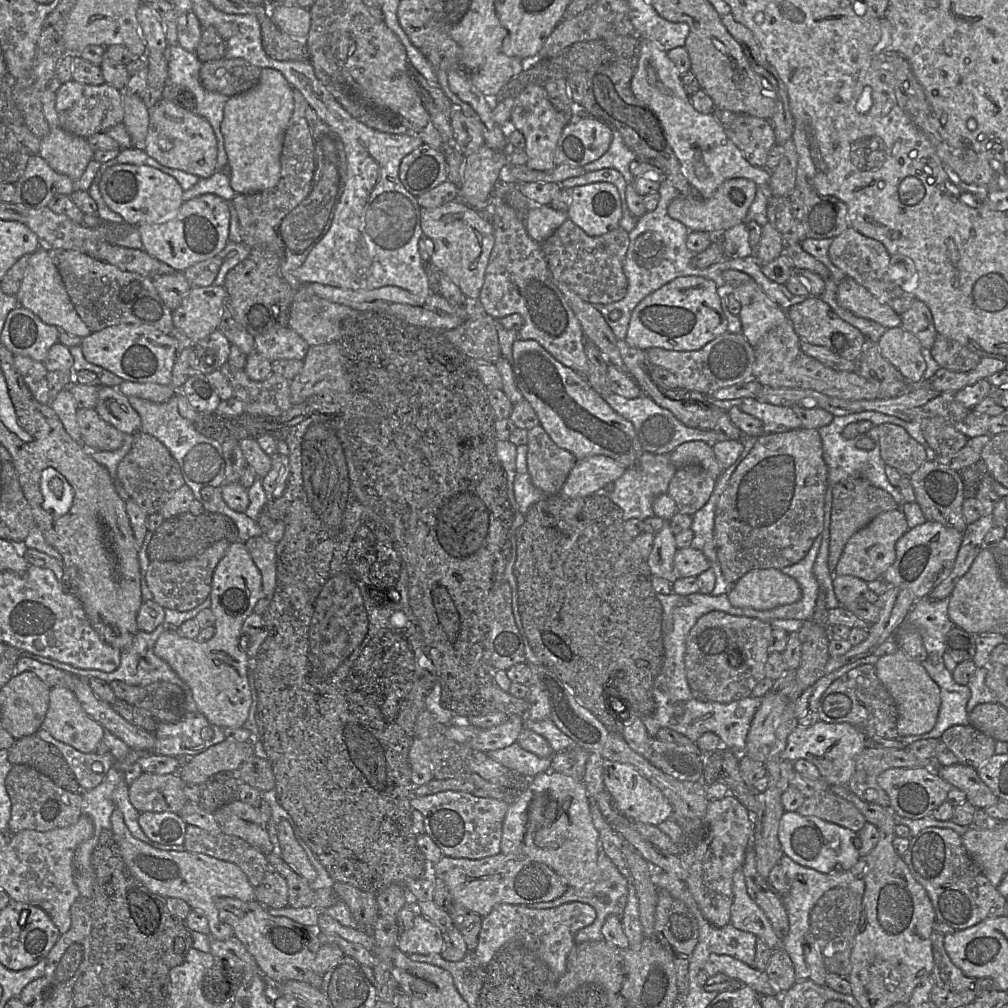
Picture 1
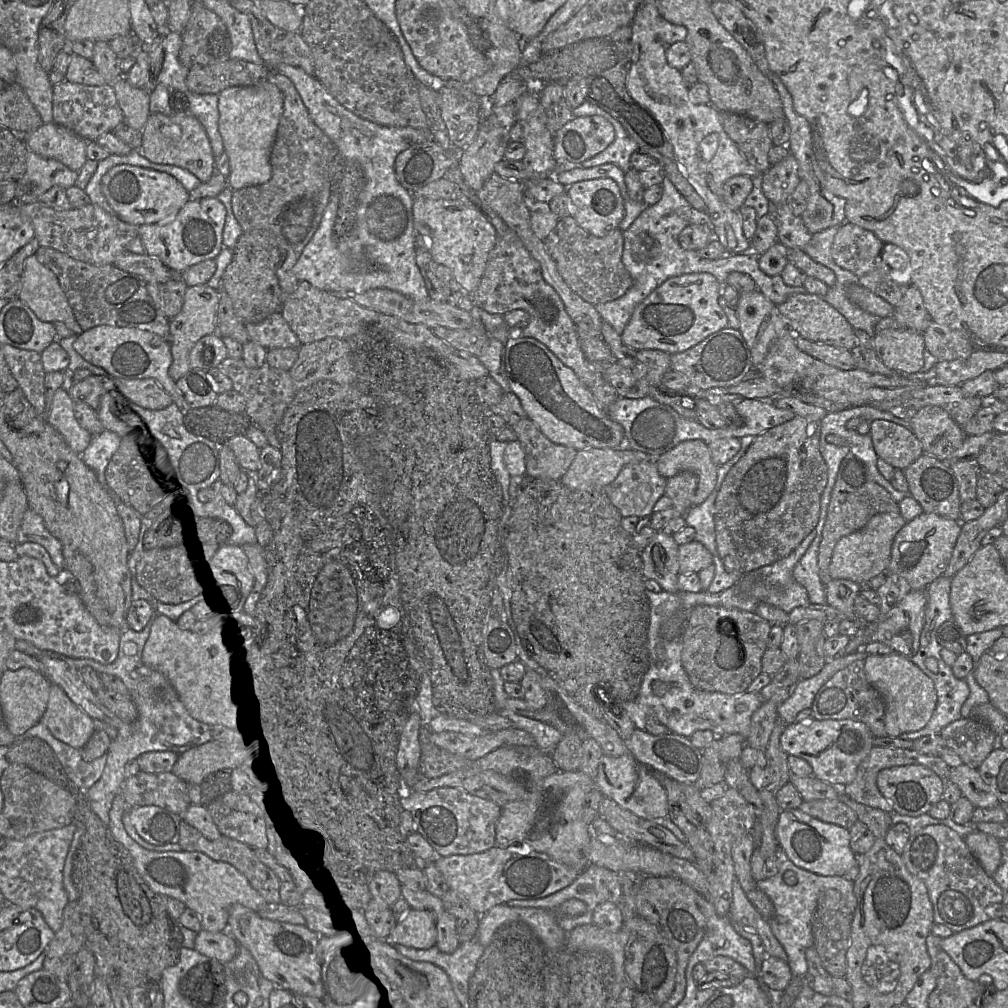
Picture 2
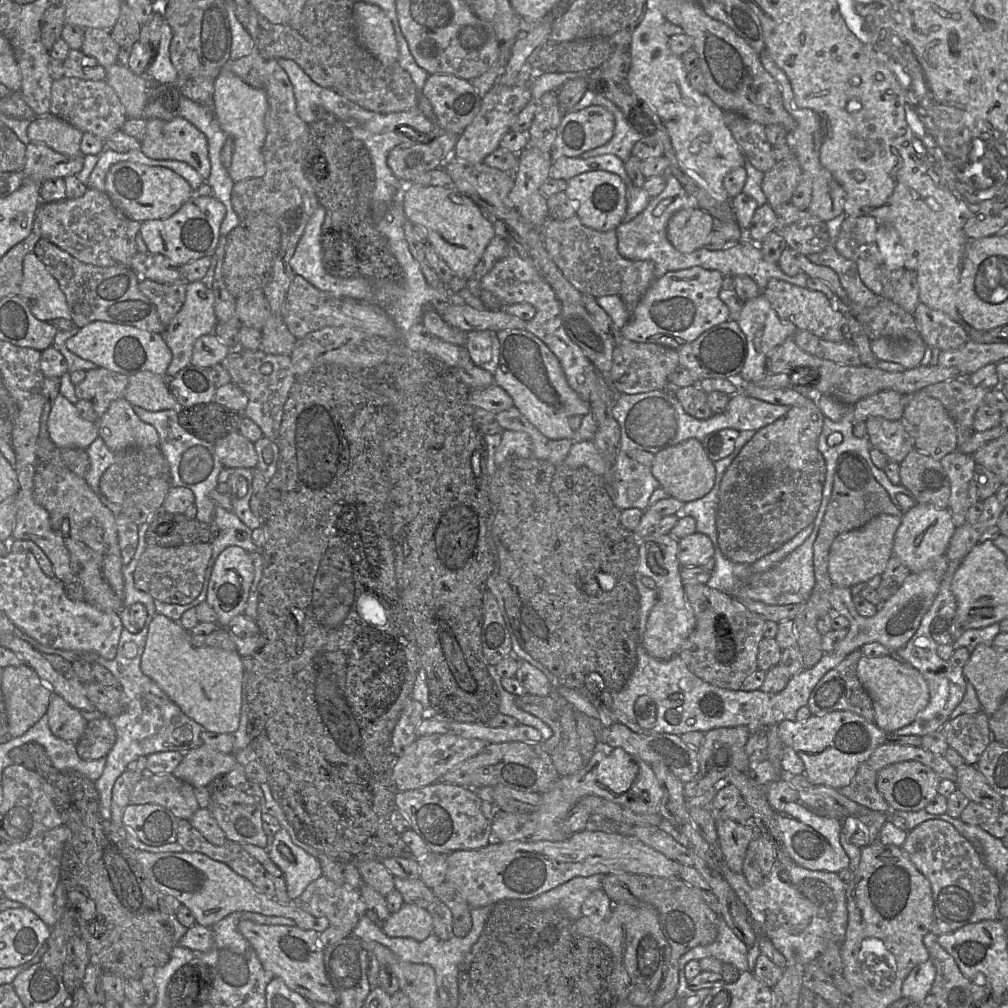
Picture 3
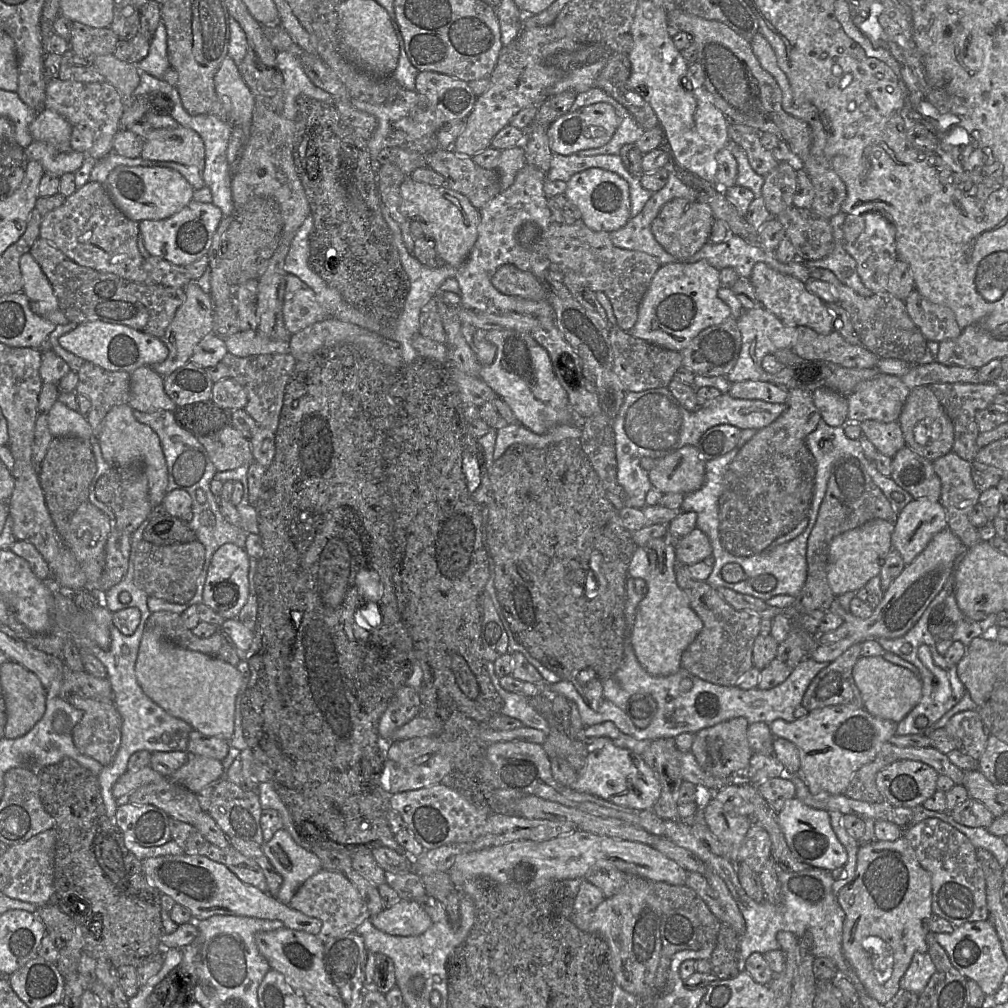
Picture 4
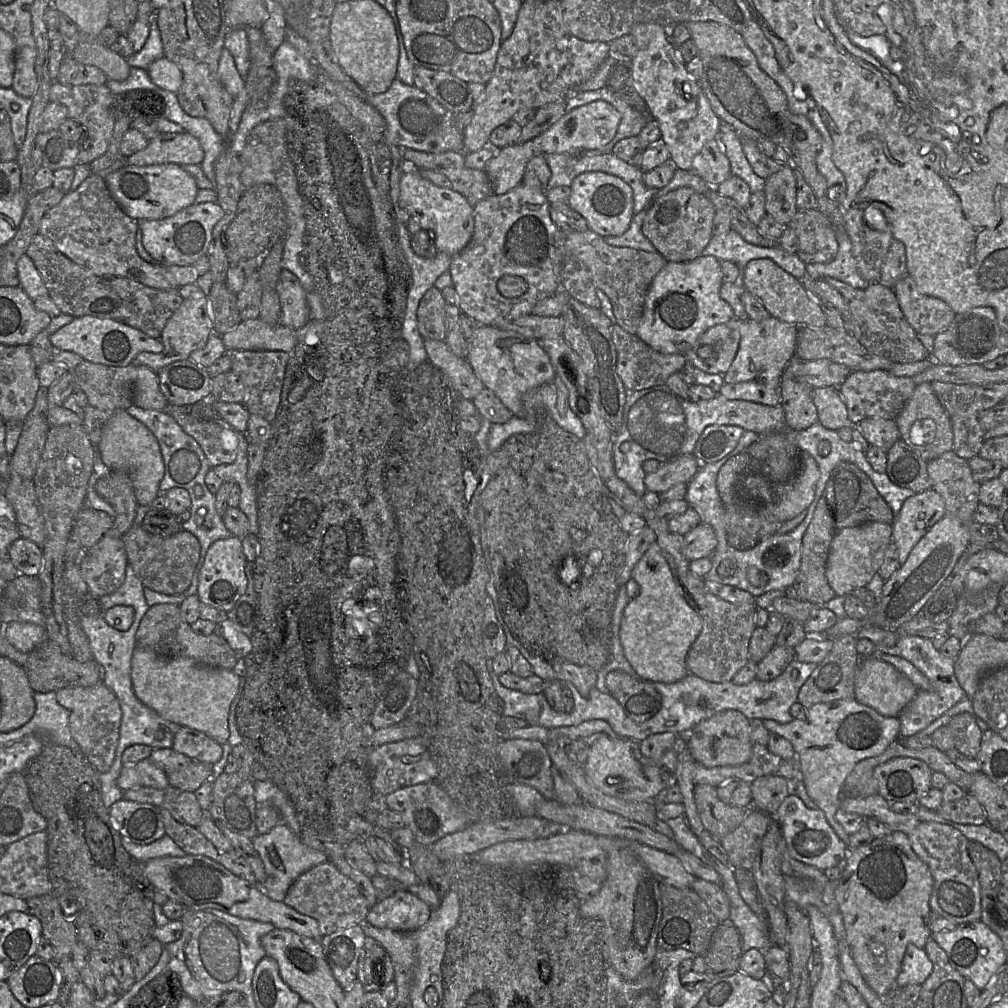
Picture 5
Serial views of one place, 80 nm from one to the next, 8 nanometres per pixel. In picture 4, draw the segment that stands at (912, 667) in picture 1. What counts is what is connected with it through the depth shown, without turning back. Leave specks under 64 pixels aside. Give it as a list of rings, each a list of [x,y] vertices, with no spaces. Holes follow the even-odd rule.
[[[861,656],[853,668],[864,709],[872,716],[899,723],[918,704],[922,697],[922,680],[912,671],[885,660],[882,656]]]

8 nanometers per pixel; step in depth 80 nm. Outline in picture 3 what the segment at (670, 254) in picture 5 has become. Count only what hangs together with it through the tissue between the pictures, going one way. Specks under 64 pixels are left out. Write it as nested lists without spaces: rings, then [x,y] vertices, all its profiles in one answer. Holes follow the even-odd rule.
[[[701,208],[683,209],[668,222],[667,238],[676,250],[690,254],[706,246],[715,230],[714,218]]]

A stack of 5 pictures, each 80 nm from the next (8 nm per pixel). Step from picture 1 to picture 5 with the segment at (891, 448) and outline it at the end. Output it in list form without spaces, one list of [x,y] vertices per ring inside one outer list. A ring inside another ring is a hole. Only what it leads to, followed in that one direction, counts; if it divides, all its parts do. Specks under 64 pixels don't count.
[[[866,418],[857,424],[857,428],[869,445],[879,447],[885,452],[900,439],[899,430],[895,420]]]

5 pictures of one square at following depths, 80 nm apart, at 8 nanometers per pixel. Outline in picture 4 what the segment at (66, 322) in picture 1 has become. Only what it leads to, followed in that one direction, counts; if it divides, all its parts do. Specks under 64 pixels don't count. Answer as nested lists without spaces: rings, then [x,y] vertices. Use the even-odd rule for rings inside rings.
[[[30,252],[20,257],[20,269],[23,278],[23,293],[30,302],[31,310],[44,317],[58,310],[59,304],[52,285]]]

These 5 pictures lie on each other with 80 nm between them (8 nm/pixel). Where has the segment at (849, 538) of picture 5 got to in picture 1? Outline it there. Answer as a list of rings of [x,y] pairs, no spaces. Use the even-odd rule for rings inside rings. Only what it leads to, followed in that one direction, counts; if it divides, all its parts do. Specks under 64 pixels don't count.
[[[901,508],[877,515],[865,527],[857,531],[846,543],[834,571],[834,576],[852,575],[866,582],[883,578],[896,558],[896,543],[909,530]]]

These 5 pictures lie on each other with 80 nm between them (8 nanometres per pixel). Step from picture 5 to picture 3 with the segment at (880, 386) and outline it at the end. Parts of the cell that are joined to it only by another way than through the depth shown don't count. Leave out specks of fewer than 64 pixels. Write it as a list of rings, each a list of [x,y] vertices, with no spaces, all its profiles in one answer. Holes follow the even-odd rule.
[[[882,390],[862,398],[852,406],[852,409],[854,423],[865,422],[872,417],[899,421],[904,414],[905,397],[894,390]]]

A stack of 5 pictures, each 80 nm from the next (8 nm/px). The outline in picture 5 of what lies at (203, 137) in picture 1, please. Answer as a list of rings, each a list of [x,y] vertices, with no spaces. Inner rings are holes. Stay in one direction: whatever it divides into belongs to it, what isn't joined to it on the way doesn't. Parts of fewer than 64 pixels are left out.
[[[160,132],[149,140],[141,151],[126,157],[125,166],[149,166],[173,163],[178,165],[201,165],[204,150],[199,140],[192,134]]]

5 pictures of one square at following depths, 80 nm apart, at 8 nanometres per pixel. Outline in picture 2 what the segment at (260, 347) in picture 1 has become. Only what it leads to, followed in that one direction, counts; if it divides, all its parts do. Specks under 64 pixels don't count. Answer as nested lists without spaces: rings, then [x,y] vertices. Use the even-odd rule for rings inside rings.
[[[276,311],[259,323],[245,323],[249,340],[266,350],[272,348],[298,349],[302,343],[282,316]]]

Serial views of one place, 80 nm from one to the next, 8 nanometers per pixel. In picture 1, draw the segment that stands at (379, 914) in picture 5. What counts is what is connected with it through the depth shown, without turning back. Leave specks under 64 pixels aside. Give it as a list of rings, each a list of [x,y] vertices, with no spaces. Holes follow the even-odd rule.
[[[421,914],[414,917],[409,930],[401,931],[397,942],[397,948],[406,955],[440,954],[443,945],[442,932]]]

